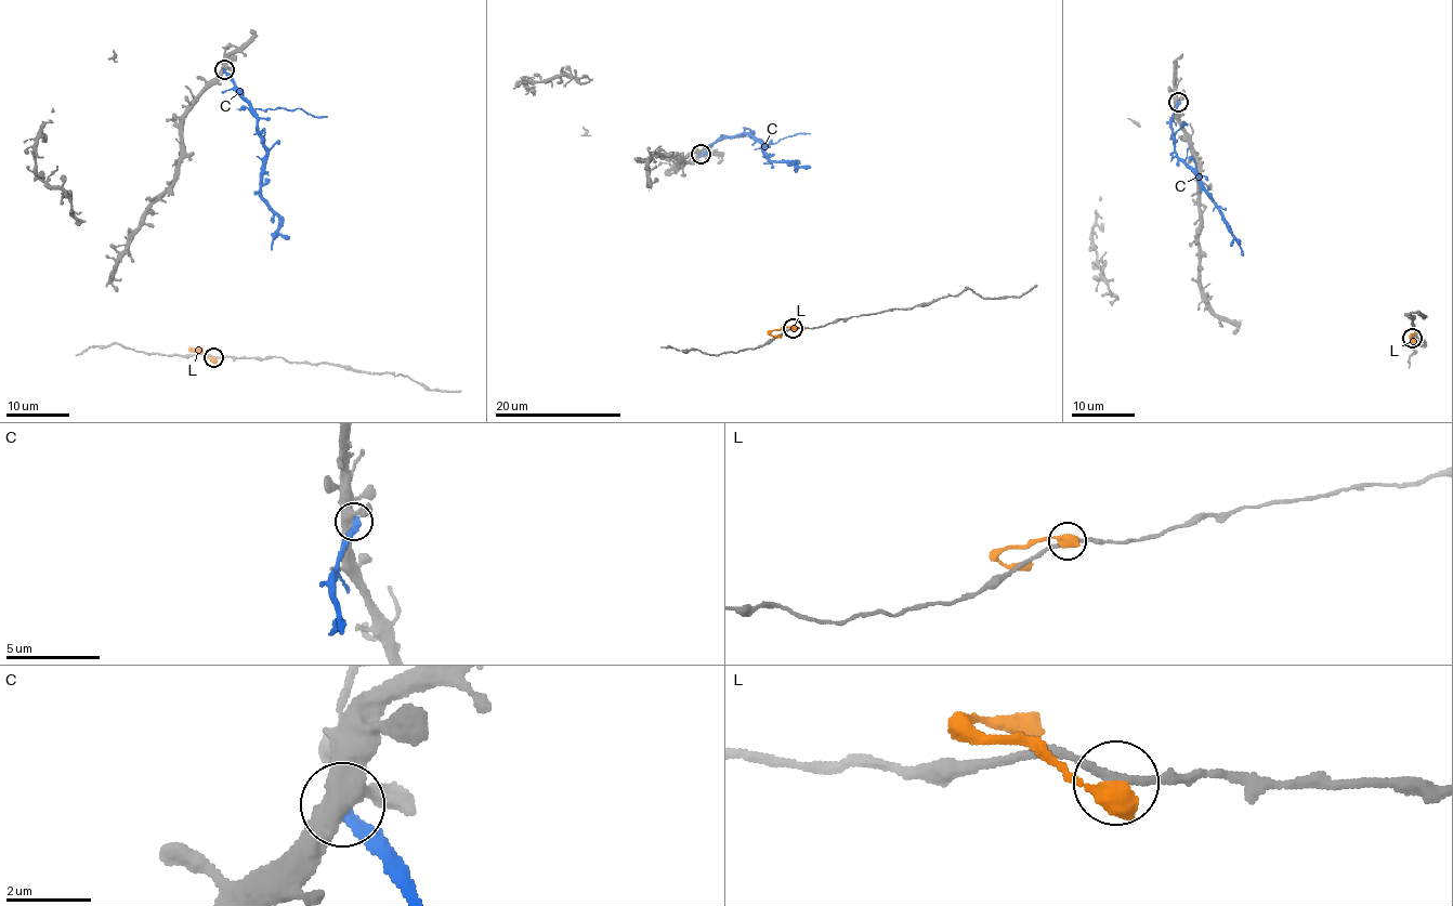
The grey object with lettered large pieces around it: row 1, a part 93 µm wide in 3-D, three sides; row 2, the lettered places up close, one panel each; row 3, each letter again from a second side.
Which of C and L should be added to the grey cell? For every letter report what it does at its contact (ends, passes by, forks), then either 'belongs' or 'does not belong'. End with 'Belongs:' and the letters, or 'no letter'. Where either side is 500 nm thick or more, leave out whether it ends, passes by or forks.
C: it ends; does not belong
L: does not belong
Belongs: no letter

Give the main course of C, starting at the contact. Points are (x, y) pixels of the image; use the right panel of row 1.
C: (1178, 102), (1172, 122), (1174, 153), (1217, 208), (1242, 255)

